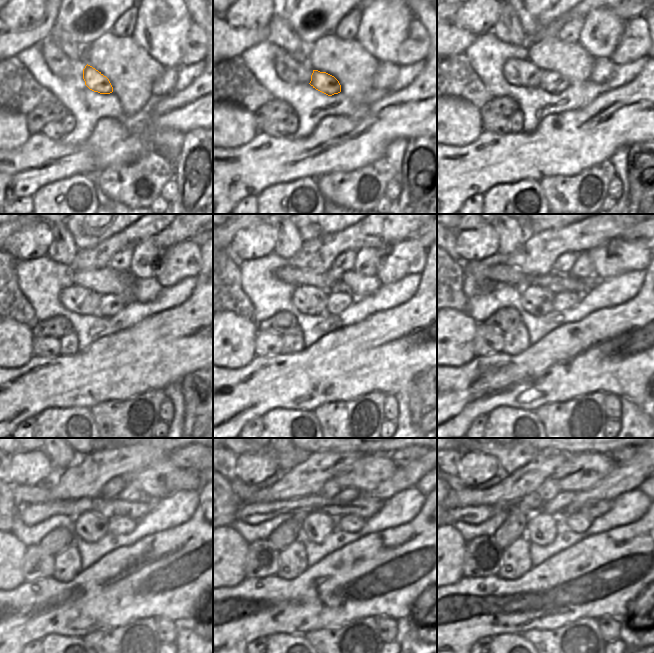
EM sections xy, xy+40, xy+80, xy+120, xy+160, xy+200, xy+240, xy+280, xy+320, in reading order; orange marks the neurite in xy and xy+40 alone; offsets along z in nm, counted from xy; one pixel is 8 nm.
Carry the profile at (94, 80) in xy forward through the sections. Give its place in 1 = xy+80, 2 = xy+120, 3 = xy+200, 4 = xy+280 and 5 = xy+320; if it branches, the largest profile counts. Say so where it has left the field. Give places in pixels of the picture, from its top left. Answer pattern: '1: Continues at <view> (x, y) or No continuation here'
1: Continues at xy+80 (552, 82)
2: Continues at xy+120 (109, 304)
3: Continues at xy+200 (562, 301)
4: Continues at xy+280 (349, 523)
5: Continues at xy+320 (577, 522)

